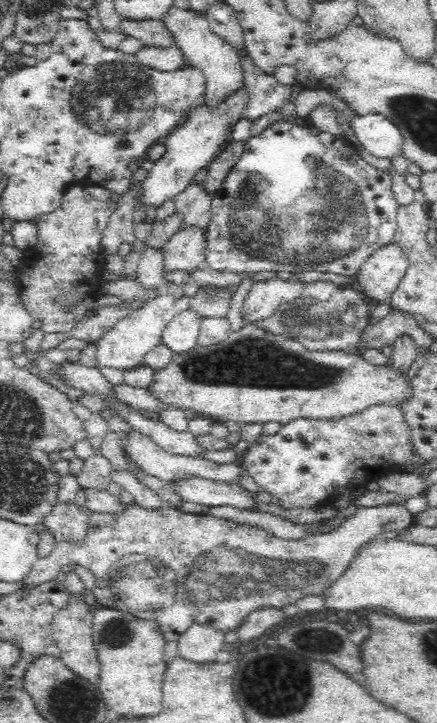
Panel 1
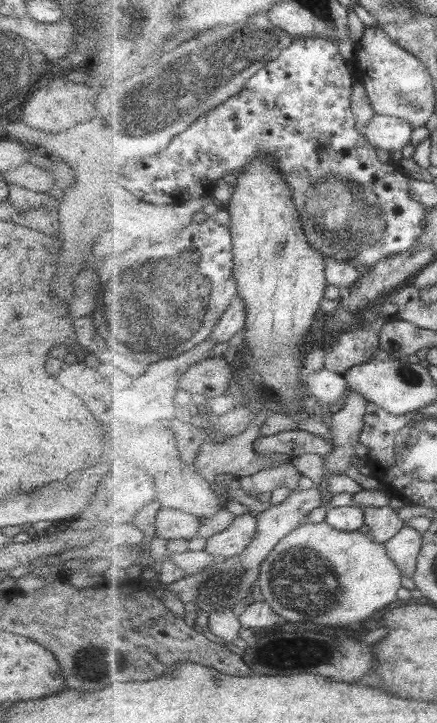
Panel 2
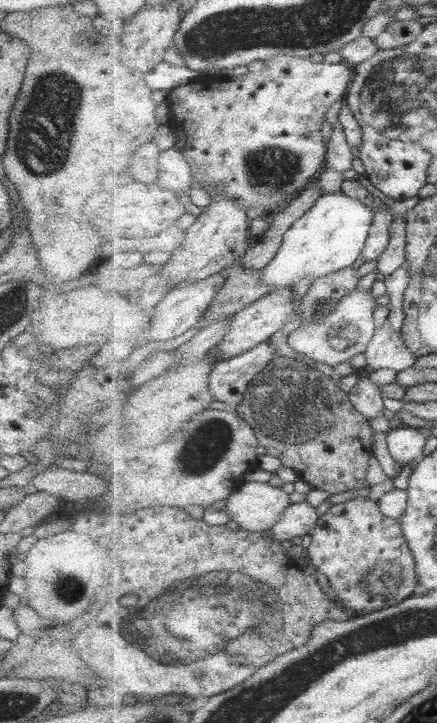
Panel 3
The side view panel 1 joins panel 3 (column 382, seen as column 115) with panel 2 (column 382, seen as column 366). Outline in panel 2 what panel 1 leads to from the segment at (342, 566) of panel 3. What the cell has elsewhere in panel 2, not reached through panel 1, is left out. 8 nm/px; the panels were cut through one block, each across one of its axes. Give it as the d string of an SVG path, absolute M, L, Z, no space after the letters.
M373 505L364 506L362 509L366 525L370 528L369 536L380 543L391 540L406 527L406 521L400 517L398 509Z

